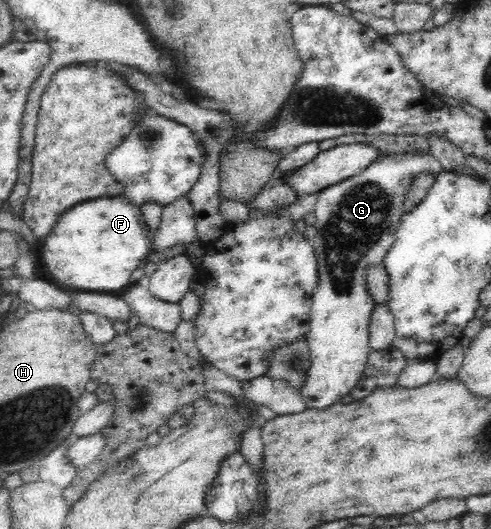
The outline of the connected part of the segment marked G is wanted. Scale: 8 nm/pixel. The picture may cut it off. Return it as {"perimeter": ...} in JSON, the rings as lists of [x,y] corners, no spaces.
{"perimeter":[[[430,152],[384,154],[379,155],[363,172],[319,192],[319,198],[312,210],[317,218],[314,224],[316,235],[311,239],[318,264],[319,282],[313,293],[310,329],[306,336],[311,353],[311,368],[307,368],[307,378],[303,380],[300,392],[307,403],[307,408],[321,410],[340,402],[341,398],[357,384],[365,370],[368,354],[371,352],[369,345],[371,312],[376,305],[365,284],[365,270],[369,266],[383,265],[387,250],[395,242],[395,232],[404,213],[403,201],[413,178],[427,172],[437,175],[441,171],[441,163]]]}

